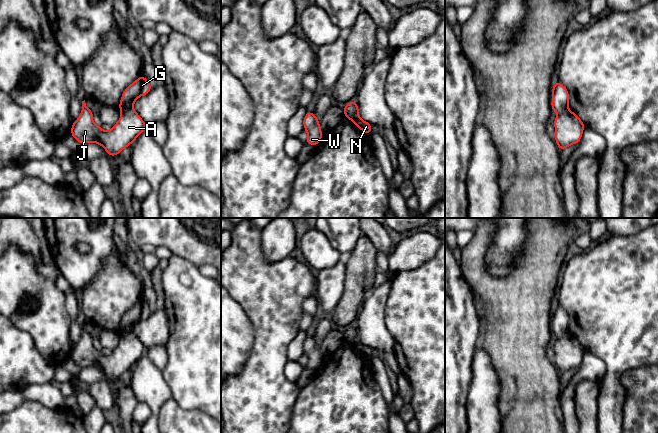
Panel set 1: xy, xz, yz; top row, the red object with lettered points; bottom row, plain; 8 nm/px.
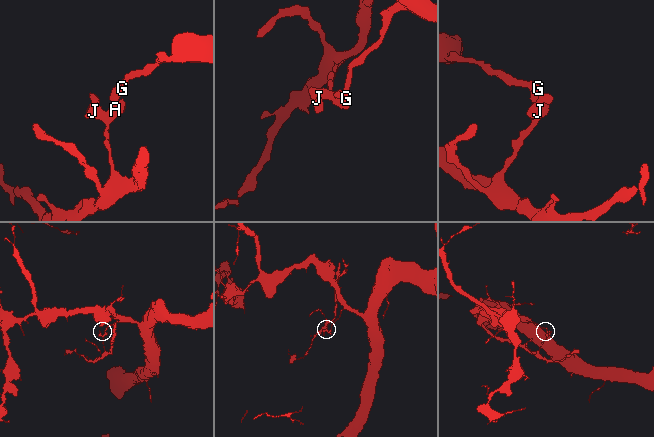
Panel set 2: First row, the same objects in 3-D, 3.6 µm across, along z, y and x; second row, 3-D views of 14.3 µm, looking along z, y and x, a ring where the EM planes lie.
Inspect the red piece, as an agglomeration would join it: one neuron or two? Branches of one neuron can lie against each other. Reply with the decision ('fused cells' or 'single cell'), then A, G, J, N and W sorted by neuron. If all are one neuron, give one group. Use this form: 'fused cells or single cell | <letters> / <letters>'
fused cells | A J N W / G

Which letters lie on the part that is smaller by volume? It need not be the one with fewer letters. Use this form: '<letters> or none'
A, J, N, W

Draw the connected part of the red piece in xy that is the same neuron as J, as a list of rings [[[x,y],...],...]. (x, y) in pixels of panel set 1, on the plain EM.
[[[82,325],[82,335],[72,348],[71,359],[80,368],[93,366],[100,368],[109,380],[118,379],[124,372],[147,353],[147,349],[133,333],[121,336],[121,341],[110,355],[104,355],[93,346],[93,336]]]

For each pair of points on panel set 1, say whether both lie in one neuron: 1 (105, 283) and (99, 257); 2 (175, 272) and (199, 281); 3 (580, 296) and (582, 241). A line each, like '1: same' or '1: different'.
1: different
2: same
3: different

